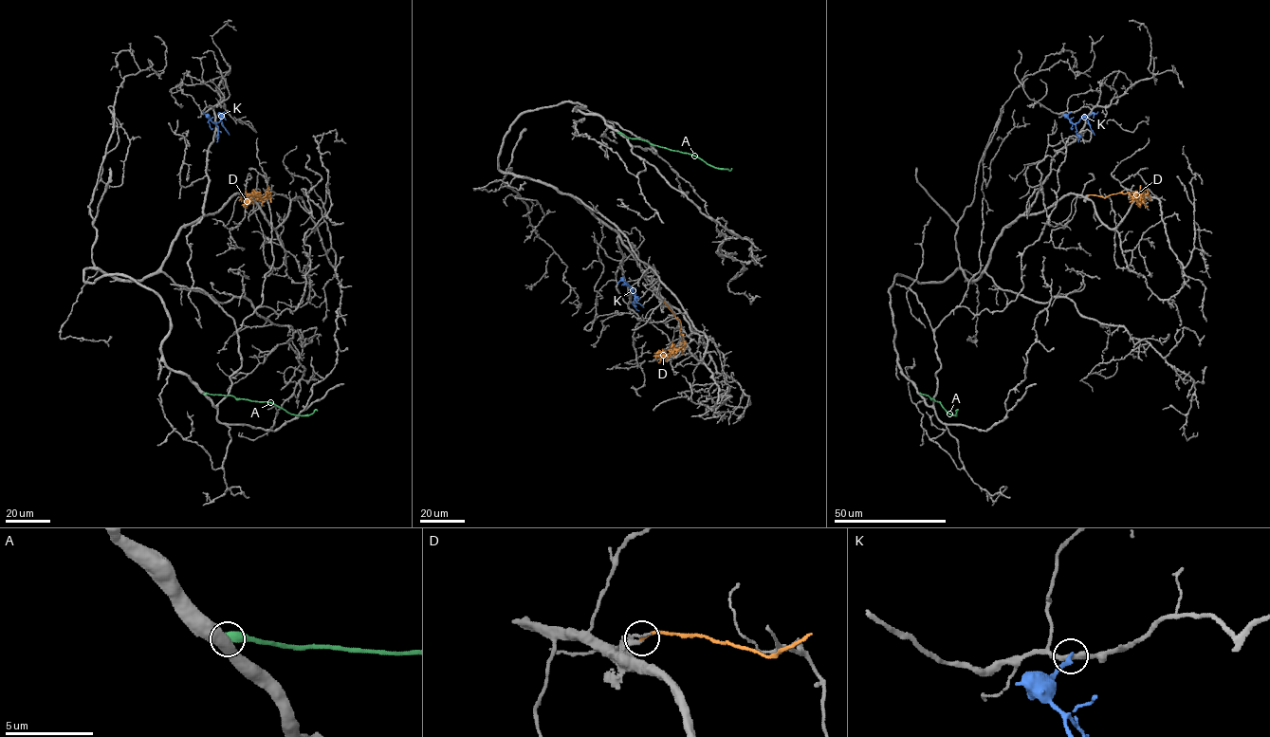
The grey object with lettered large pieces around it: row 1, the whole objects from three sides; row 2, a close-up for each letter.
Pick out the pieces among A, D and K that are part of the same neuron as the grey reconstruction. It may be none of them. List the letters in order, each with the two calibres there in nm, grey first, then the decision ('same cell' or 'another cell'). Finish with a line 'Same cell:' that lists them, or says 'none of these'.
A: calibres 500 and 600 nm; another cell
D: calibres 200 and 190 nm; same cell
K: calibres 320 and 280 nm; another cell
Same cell: D

